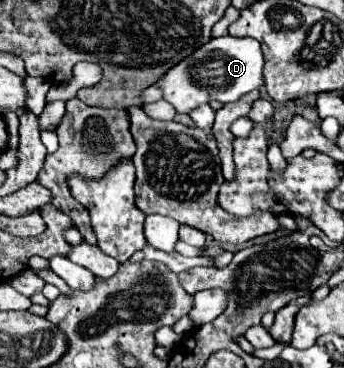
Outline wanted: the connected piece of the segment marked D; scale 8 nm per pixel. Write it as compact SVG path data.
M234 36L212 38L202 48L186 56L186 60L170 68L156 82L156 86L162 90L164 100L170 102L180 114L188 114L196 110L200 104L208 104L210 100L218 100L222 104L238 102L248 92L264 86L262 48L254 38L234 38Z

